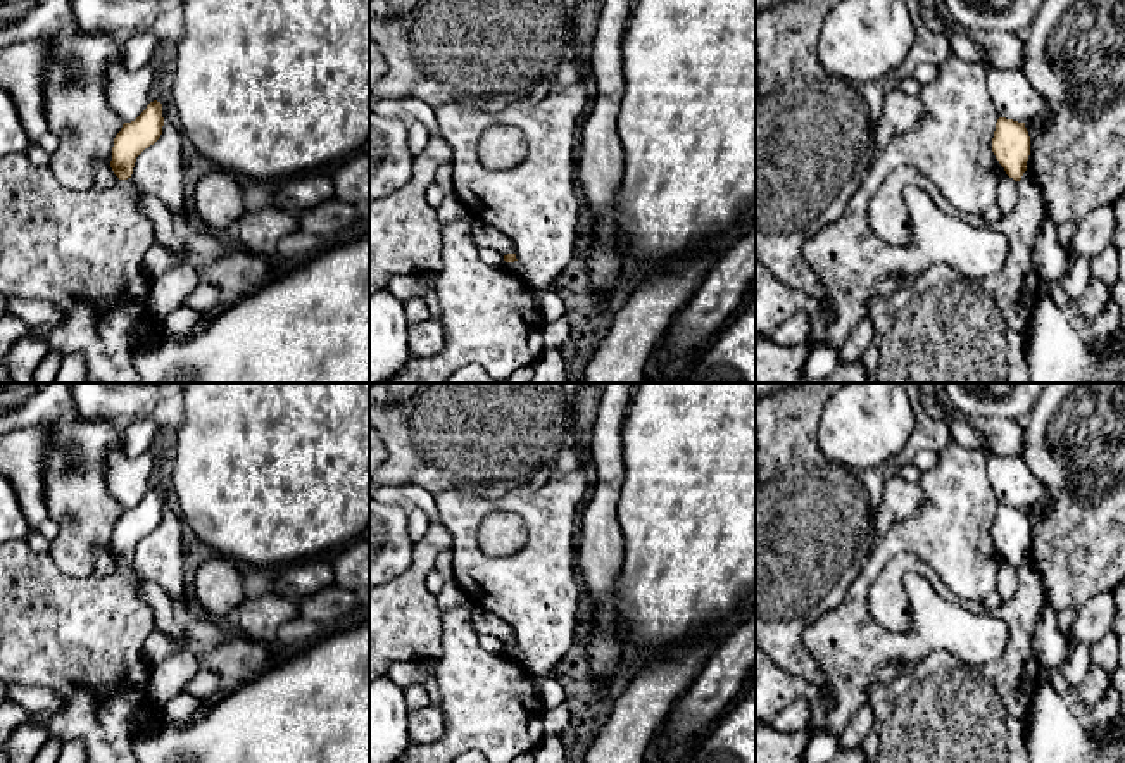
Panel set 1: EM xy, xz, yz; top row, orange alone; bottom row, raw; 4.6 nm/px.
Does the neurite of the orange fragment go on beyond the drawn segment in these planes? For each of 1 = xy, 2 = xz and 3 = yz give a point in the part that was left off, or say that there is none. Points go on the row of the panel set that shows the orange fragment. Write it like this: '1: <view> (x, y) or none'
1: none
2: none
3: none

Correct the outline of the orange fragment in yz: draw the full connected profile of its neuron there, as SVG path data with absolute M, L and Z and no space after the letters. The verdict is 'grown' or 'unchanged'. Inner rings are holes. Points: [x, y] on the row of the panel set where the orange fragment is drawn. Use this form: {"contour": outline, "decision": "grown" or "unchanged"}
{"contour": "M999 117L992 138L992 152L1006 174L1020 181L1030 155L1030 136L1025 123Z", "decision": "unchanged"}

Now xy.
{"contour": "M154 100L131 123L124 123L114 138L110 167L119 180L133 174L136 157L162 135L162 104Z", "decision": "unchanged"}

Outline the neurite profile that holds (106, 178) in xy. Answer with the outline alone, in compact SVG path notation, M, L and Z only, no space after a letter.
M97 161L95 162L95 190L105 190L110 188L117 183L117 176L114 174L110 164L104 162L104 161Z

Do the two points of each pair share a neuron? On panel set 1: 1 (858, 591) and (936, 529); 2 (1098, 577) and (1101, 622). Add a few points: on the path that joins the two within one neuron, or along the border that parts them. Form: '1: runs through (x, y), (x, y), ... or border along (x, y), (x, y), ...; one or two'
1: runs through (870, 568), (898, 539), (913, 534); one
2: border along (1106, 591), (1087, 598), (1075, 610); two

